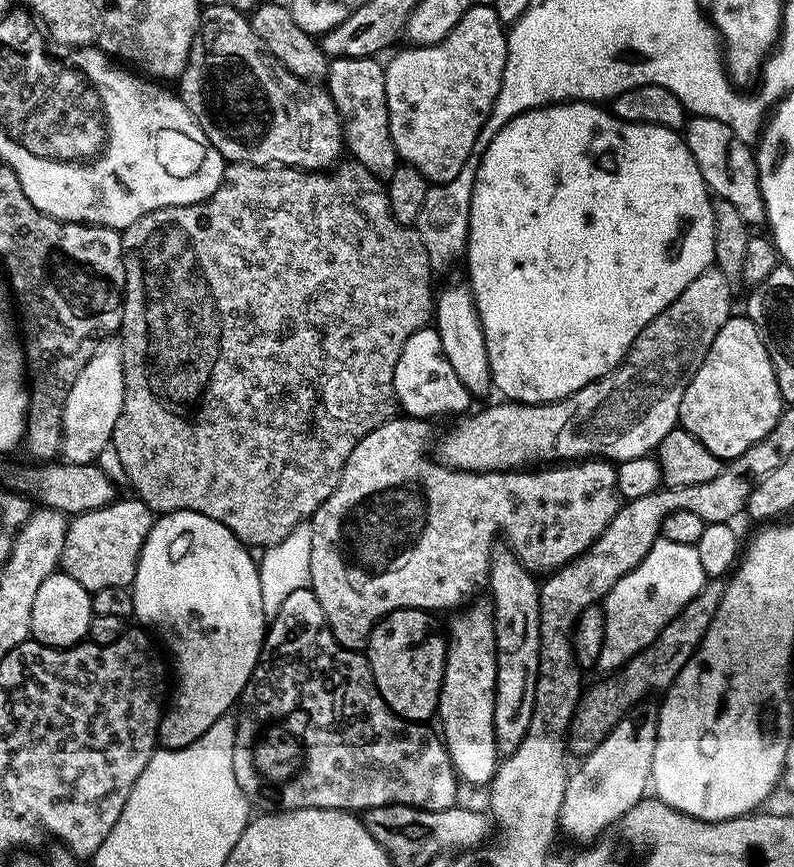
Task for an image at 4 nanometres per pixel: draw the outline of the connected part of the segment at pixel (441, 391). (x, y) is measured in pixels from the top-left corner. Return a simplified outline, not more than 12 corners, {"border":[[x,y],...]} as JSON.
{"border":[[432,326],[410,334],[392,391],[412,418],[469,411]]}

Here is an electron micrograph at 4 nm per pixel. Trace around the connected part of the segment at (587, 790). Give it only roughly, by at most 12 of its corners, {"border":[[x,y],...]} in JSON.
{"border":[[655,711],[619,720],[569,775],[560,832],[587,846],[654,776]]}

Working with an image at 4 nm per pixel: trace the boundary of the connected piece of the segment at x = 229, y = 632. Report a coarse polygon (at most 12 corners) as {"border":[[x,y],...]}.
{"border":[[165,512],[131,584],[176,663],[158,744],[190,746],[266,644],[257,561]]}

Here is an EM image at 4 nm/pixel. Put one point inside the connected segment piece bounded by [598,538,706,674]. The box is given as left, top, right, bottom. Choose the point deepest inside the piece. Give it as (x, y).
(642, 603)

